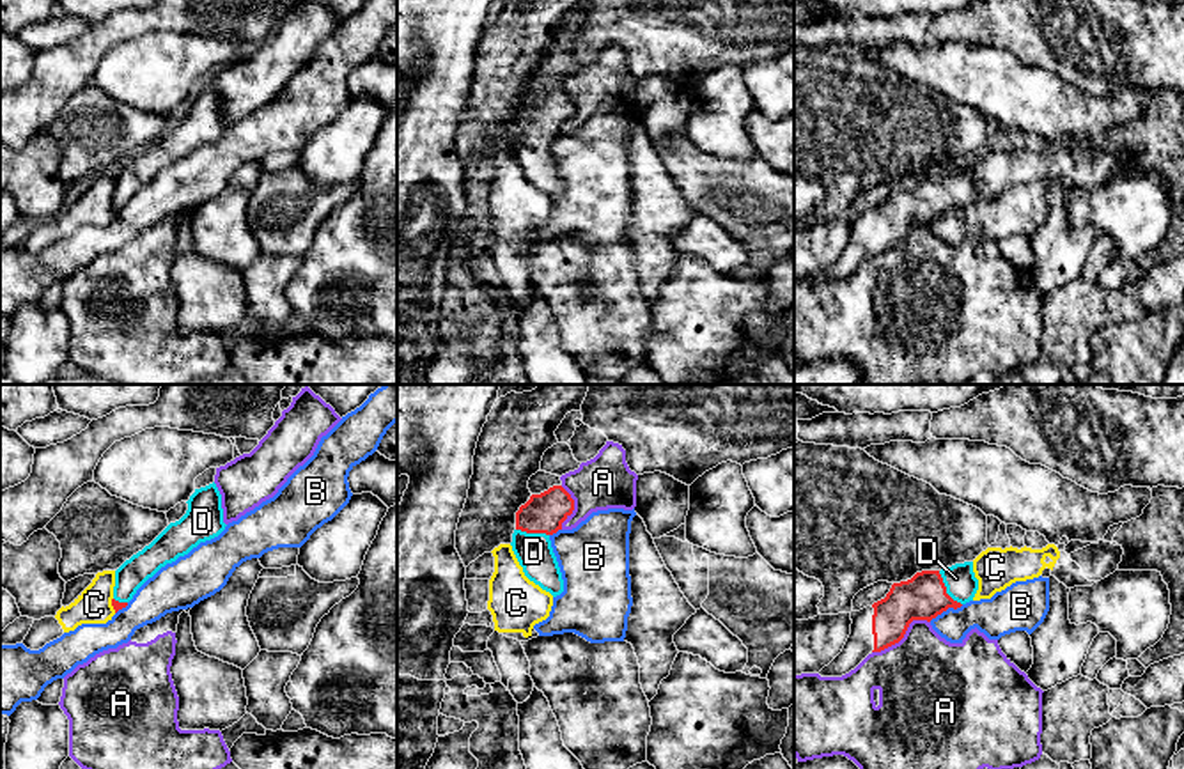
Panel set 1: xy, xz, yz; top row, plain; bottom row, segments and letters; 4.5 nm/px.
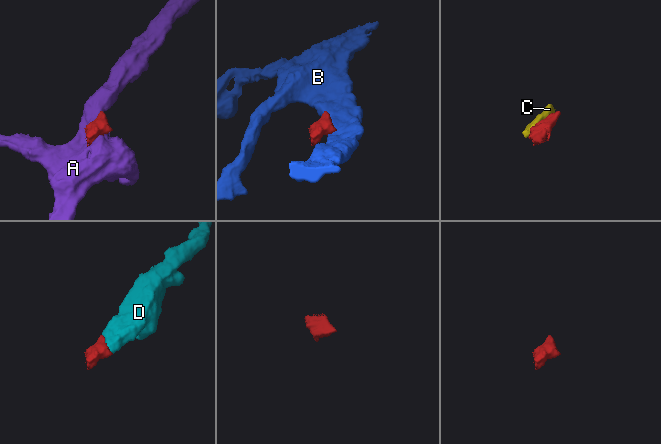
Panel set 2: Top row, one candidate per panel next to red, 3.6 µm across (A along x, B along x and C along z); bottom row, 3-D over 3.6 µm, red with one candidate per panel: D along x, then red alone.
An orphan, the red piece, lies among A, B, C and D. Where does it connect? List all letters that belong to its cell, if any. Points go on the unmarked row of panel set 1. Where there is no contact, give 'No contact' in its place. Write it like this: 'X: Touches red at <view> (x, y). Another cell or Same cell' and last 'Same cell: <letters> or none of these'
A: Touches red at yz (903, 240). Another cell
B: Touches red at yz (945, 213). Another cell
C: Touches red at xy (112, 208). Another cell
D: Touches red at yz (945, 192). Same cell
Same cell: D

